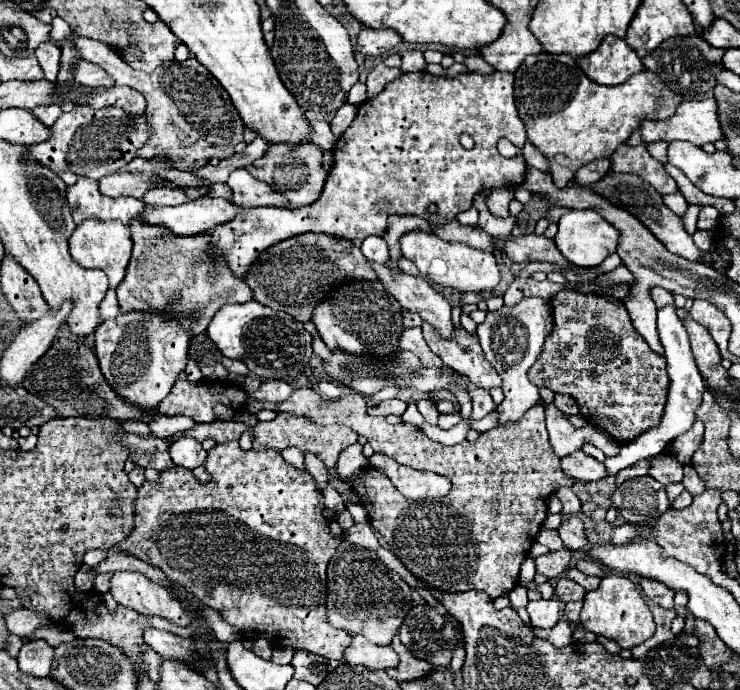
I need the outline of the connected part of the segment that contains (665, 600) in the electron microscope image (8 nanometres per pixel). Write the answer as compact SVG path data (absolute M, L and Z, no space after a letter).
M639 578L639 584L651 602L663 608L673 608L675 592L671 592L671 588L667 588L665 584L655 584L655 580L643 580L643 578Z

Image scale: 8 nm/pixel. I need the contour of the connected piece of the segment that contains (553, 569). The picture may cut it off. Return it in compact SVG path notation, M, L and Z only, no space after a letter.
M562 548L556 552L547 552L545 556L537 558L537 572L545 574L547 578L557 578L561 572L565 572L569 568L569 560L571 560L571 552L566 548Z

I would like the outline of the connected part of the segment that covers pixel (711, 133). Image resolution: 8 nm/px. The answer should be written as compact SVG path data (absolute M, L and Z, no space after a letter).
M713 96L705 100L683 100L675 116L657 122L643 122L641 136L643 144L657 140L687 140L691 144L703 146L707 142L721 140L723 128L719 124L717 102Z

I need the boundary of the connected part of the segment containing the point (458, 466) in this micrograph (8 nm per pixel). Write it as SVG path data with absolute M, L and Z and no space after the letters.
M299 388L281 404L263 400L247 404L247 410L253 414L261 408L303 414L323 426L349 426L359 436L365 436L375 452L391 456L409 468L439 472L453 484L447 496L435 500L371 496L371 488L357 488L371 526L395 548L395 556L403 566L439 590L461 592L475 588L497 598L515 588L519 566L547 518L547 498L557 486L575 484L561 470L561 460L549 444L545 408L541 404L533 406L517 422L483 432L477 442L465 440L455 446L443 446L411 424L401 422L393 426L383 416L369 416L365 412L365 400L357 392L335 402L323 402L315 390Z

